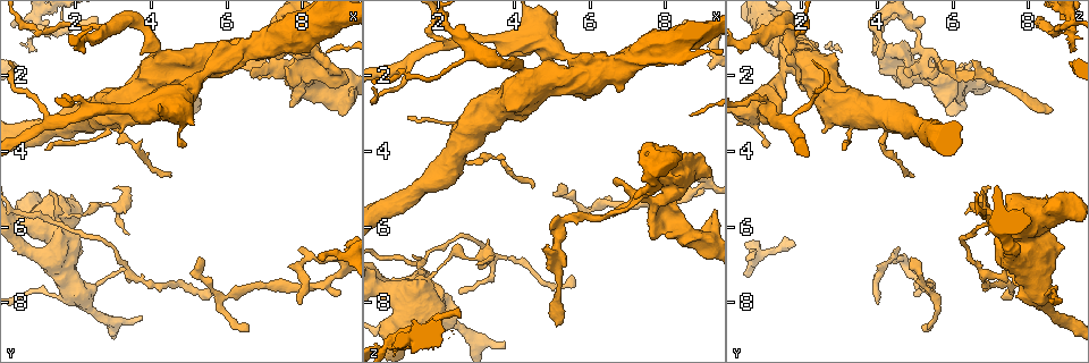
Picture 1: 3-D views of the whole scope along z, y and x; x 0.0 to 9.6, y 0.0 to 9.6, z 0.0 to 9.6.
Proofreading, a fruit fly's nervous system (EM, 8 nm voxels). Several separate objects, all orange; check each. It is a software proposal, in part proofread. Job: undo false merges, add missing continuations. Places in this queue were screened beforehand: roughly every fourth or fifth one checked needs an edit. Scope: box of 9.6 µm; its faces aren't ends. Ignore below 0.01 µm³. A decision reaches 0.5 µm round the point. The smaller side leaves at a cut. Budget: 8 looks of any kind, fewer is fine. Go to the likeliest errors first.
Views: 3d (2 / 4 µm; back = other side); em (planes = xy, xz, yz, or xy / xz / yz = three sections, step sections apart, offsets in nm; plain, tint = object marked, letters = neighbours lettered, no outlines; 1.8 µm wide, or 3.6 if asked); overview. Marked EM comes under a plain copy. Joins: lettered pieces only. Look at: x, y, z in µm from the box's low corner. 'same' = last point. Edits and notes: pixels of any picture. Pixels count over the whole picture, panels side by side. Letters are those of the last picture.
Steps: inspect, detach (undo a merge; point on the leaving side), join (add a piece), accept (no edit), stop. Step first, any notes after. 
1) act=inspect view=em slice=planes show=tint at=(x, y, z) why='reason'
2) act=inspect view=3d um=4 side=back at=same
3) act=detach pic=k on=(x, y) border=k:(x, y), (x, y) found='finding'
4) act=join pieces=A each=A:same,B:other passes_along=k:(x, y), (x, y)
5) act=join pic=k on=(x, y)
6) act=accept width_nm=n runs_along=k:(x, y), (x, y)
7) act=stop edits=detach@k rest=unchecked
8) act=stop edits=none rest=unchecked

act=inspect view=em slice=planes show=tint at=(0.95, 0.65, 8.95) why='calibre changes'

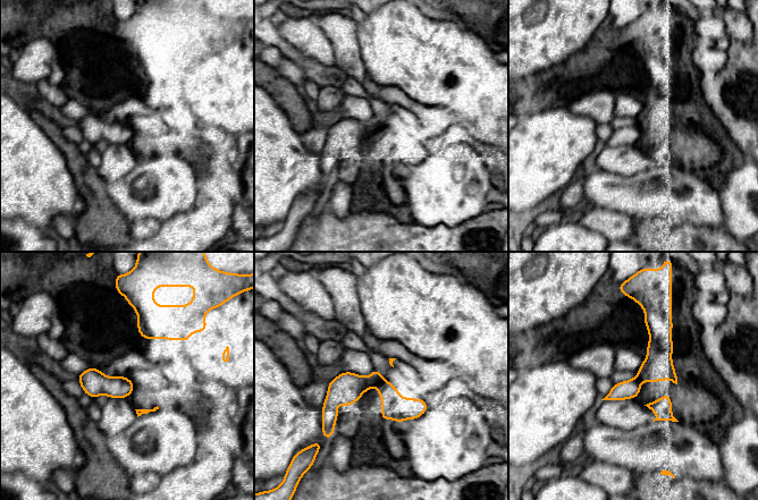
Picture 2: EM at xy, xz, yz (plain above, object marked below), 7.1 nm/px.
act=inspect view=em slice=planes show=letters at=same why='what lies round it'

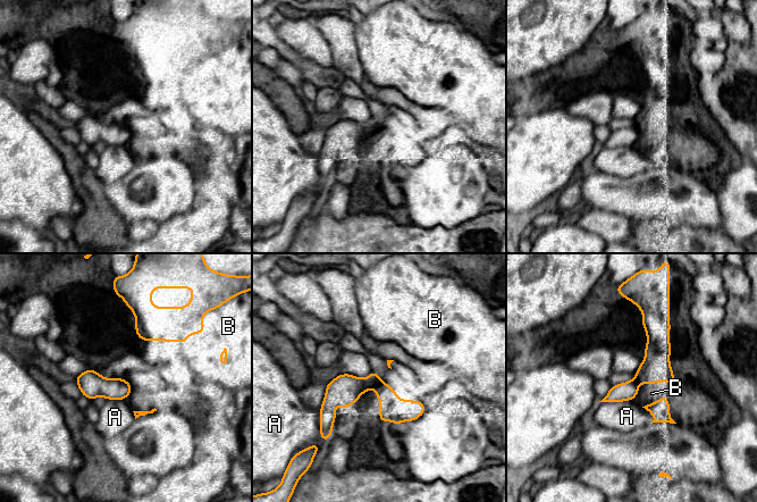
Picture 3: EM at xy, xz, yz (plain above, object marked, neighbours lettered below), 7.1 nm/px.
act=detach pic=3 on=(393, 409) each=A:other,B:other border=3:(380, 381), (370, 387) found='a second neuron is stuck on'

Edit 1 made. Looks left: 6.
act=inspect view=em slice=planes show=letters at=(7.95, 8.00, 3.95) why='thin end'

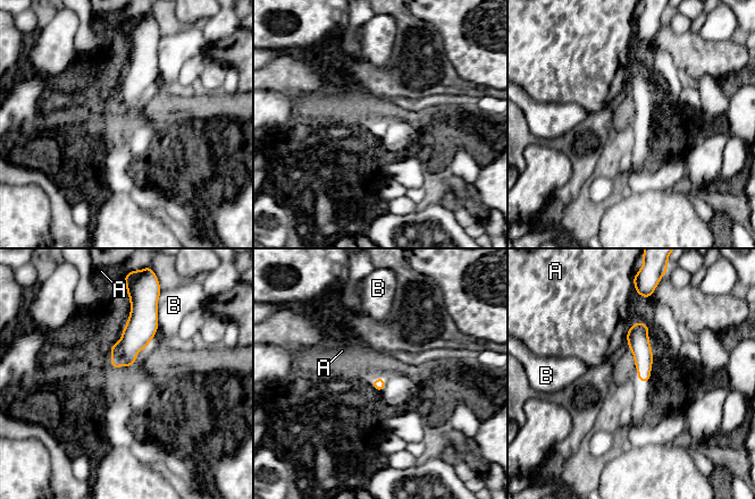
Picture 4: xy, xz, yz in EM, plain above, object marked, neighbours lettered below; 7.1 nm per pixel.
act=accept each=A:other,B:other border=4:(158, 303), (158, 331), (147, 346) found='no lettered piece goes on from it'

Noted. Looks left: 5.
act=inspect view=3d um=4 at=(7.30, 0.85, 4.05) why='an open end'

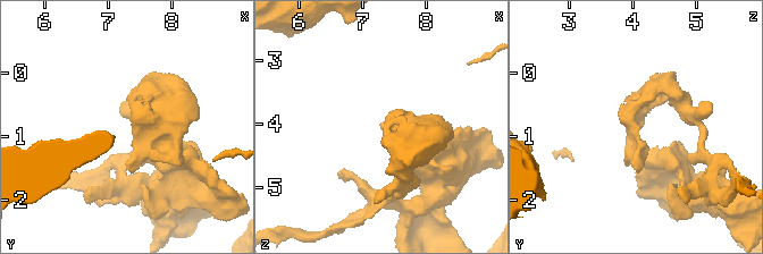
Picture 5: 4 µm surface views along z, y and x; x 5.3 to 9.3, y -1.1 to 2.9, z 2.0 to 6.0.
act=inspect view=em slice=xy step=16 show=letters at=(7.35, 0.80, 4.00) why='need the tissue'

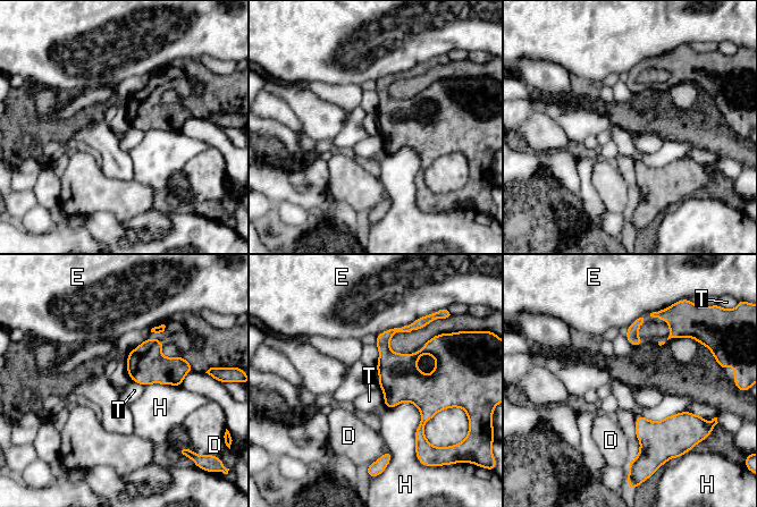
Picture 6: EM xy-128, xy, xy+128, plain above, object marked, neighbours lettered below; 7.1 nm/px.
act=inspect view=em slice=planes show=letters at=same why='another direction'

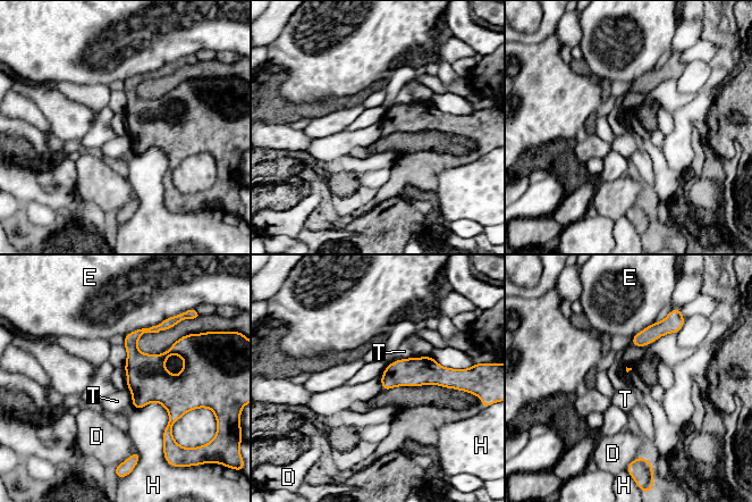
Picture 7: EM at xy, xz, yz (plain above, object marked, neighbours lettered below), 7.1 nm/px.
act=accept each=D:other,E:other,H:other,T:other border=7:(412, 357), (394, 360), (387, 366) found='none of them fits'

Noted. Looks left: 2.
act=stop edits=detach@3 rest=unchecked

